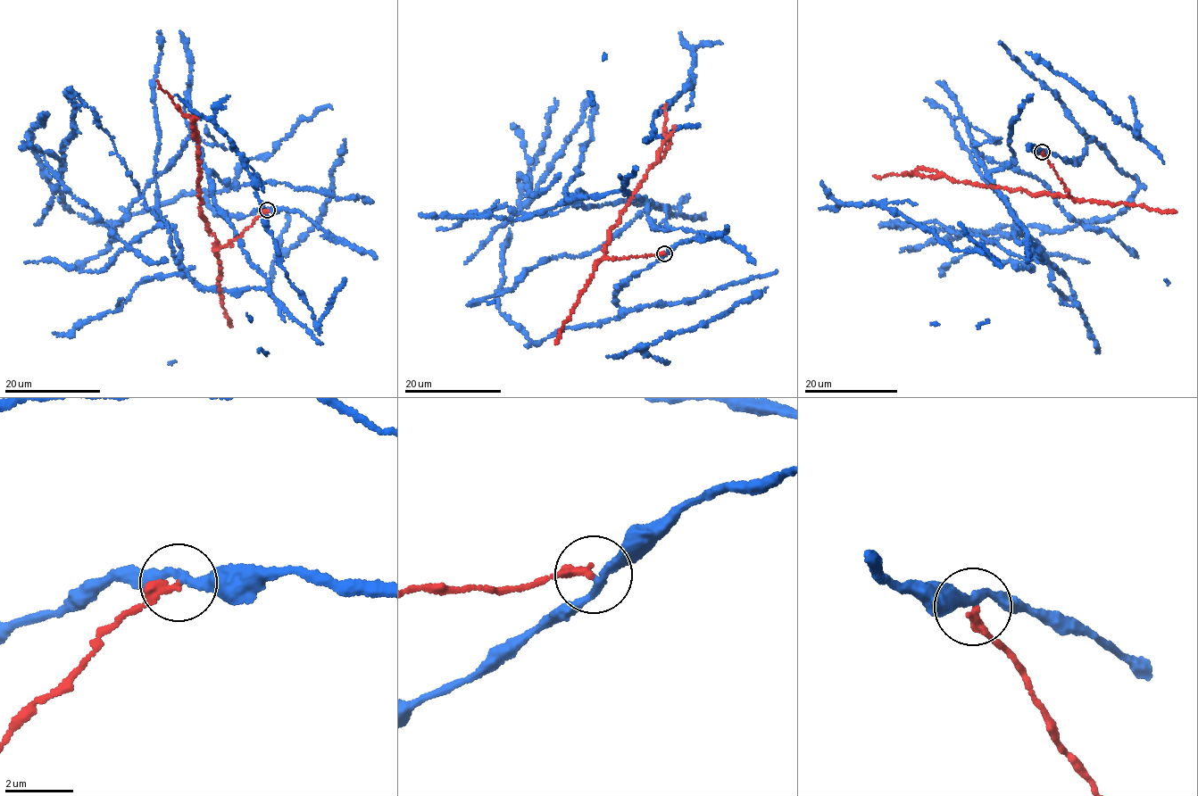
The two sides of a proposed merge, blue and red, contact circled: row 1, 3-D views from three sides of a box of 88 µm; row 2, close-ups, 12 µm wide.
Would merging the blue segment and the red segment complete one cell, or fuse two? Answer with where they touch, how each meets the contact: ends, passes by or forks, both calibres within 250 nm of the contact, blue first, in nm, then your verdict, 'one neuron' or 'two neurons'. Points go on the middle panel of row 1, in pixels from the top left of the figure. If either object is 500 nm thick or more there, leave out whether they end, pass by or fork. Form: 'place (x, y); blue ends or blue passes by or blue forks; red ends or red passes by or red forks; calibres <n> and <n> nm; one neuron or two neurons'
place (664, 253); blue passes by; red ends; calibres 190 and 240 nm; two neurons

